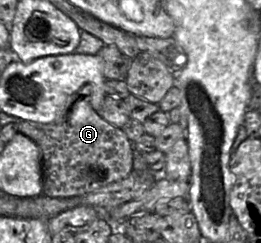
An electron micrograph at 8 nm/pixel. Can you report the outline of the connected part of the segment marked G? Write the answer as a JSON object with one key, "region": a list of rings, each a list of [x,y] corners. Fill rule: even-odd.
{"region":[[[76,100],[60,123],[20,120],[18,131],[39,147],[43,195],[69,198],[90,193],[126,178],[133,170],[134,148],[120,128],[101,117],[86,100]]]}

